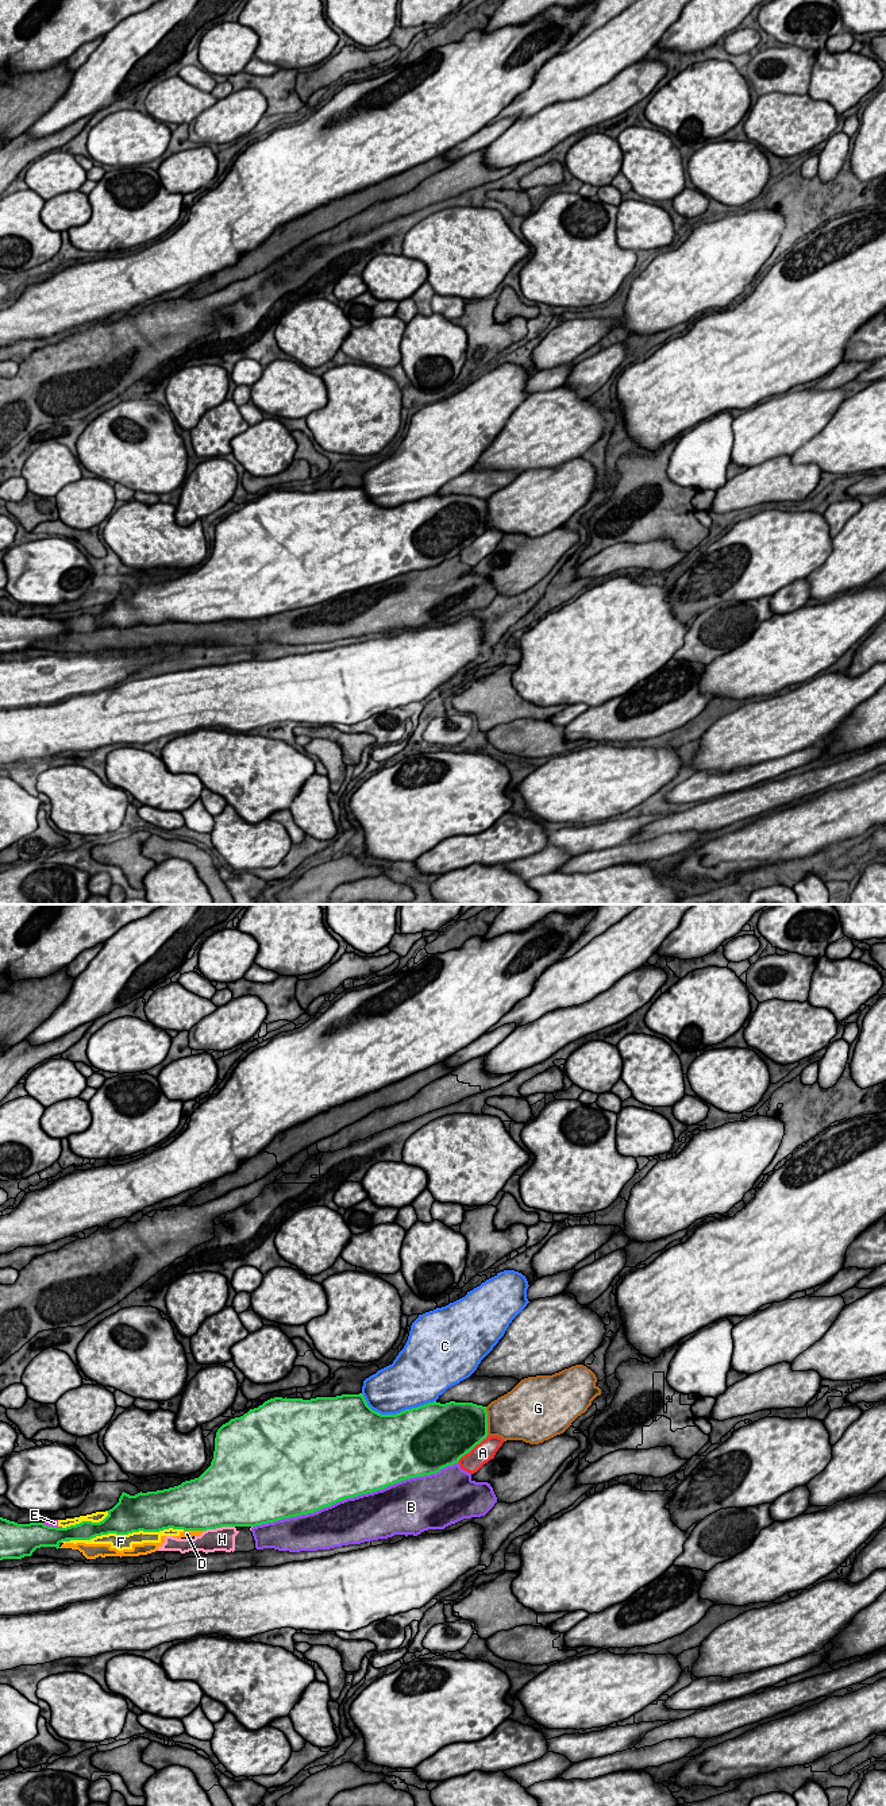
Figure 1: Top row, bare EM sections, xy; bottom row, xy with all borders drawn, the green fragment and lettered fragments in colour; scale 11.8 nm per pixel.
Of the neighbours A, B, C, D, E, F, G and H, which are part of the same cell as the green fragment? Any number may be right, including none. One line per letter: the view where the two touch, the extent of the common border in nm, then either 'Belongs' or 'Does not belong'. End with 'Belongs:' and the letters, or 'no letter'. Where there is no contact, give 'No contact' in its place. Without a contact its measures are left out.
A: Touches green in xy. Shared border 480 nm. Does not belong
B: Touches green in xy. Shared border 2550 nm. Does not belong
C: Touches green in xy. Shared border 900 nm. Does not belong
D: Touches green in xy. Shared border 240 nm. Does not belong
E: Touches green in xy. Shared border 240 nm. Does not belong
F: Touches green in xy. Shared border 1400 nm. Does not belong
G: Touches green in xy. Shared border 360 nm. Does not belong
H: Touches green in xy. Shared border 380 nm. Does not belong
Belongs: no letter

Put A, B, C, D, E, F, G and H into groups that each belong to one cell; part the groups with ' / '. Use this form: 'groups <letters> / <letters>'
groups A / B D E F H / C / G

